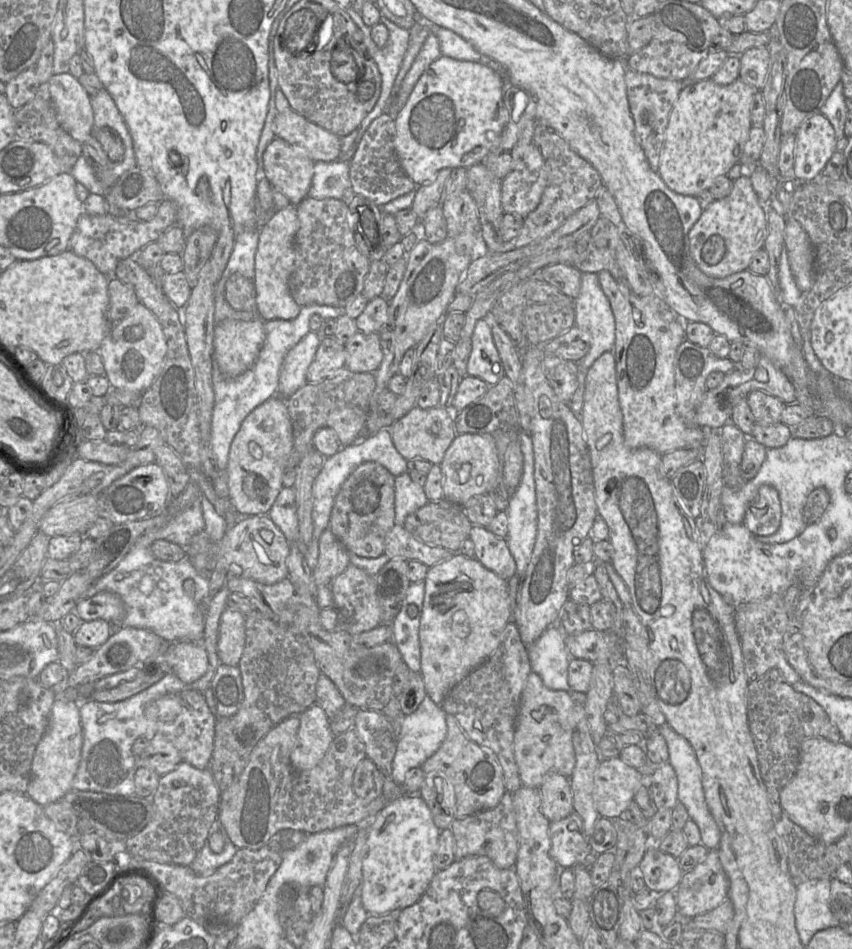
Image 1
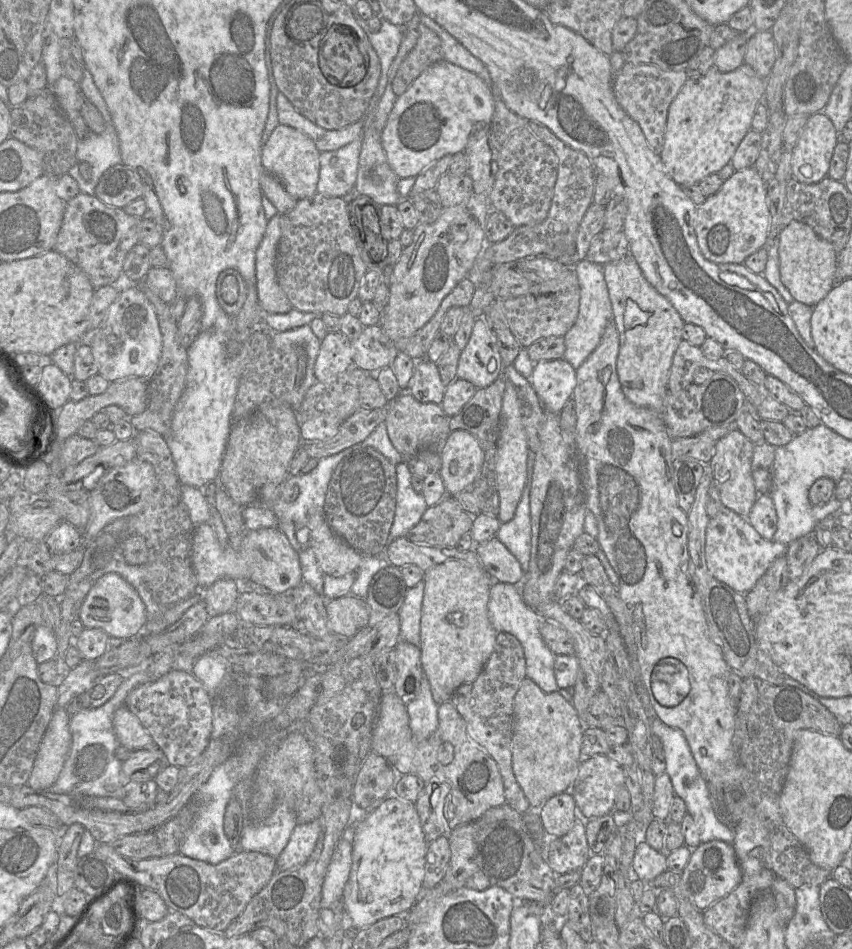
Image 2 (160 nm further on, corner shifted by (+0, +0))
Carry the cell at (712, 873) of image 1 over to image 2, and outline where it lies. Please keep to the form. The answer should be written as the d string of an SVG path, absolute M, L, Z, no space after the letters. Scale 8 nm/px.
M722 840L702 842L694 848L681 876L686 895L700 911L732 892L743 877L733 845Z

